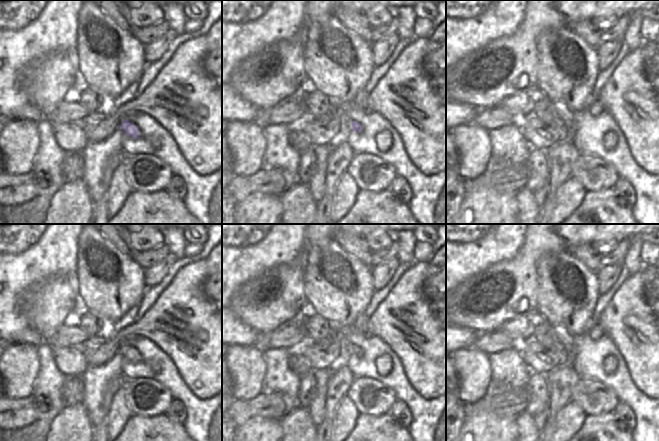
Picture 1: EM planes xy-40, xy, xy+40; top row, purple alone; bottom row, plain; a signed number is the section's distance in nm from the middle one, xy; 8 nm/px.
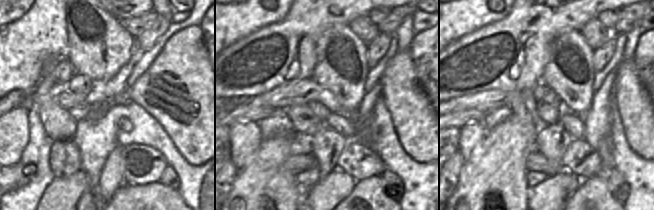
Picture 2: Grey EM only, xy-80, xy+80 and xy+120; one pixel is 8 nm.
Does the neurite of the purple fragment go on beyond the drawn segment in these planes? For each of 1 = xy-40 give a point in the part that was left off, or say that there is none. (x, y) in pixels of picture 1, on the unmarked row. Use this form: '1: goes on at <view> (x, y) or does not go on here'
1: does not go on here

